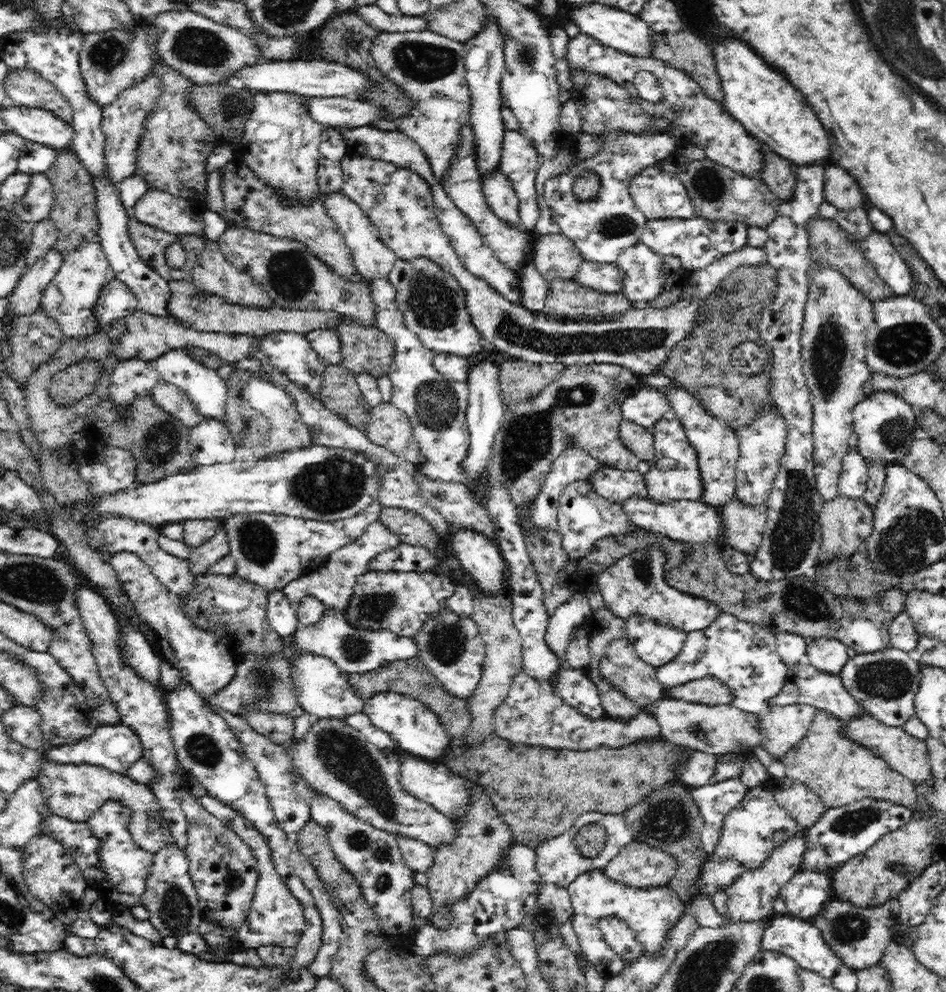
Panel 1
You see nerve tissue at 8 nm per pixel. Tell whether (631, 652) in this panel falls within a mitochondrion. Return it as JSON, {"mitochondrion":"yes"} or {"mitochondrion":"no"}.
{"mitochondrion":"no"}

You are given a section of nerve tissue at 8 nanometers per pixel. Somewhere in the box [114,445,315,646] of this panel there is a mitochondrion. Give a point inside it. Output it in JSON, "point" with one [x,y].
{"point":[256,540]}

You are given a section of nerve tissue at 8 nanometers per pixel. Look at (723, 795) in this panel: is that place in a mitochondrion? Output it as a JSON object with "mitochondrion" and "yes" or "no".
{"mitochondrion":"no"}

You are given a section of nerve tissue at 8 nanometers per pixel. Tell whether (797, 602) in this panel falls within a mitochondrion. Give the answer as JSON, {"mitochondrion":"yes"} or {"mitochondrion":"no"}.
{"mitochondrion":"yes"}

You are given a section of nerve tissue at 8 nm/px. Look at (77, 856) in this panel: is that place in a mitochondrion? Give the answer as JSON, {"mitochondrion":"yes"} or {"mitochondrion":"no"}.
{"mitochondrion":"no"}

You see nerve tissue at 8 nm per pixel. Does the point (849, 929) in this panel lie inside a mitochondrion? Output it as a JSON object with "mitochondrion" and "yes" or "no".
{"mitochondrion":"yes"}

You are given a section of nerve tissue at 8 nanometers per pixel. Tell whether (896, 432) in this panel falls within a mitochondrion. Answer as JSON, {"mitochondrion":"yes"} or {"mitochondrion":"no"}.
{"mitochondrion":"yes"}

